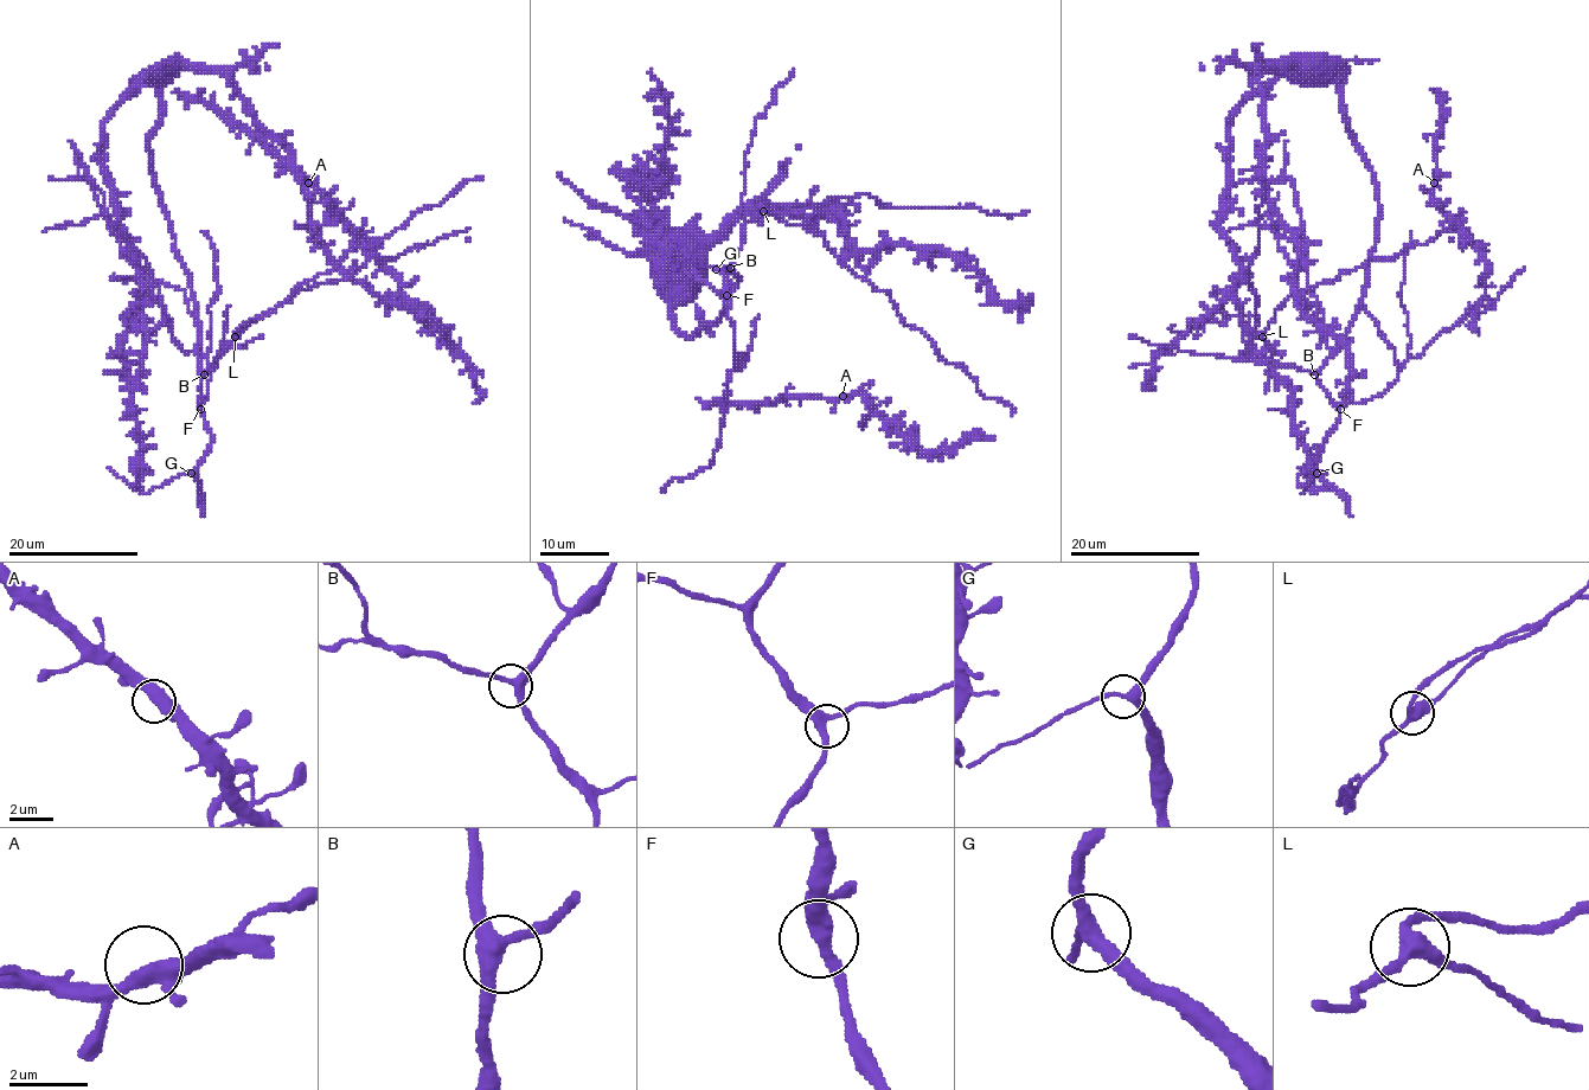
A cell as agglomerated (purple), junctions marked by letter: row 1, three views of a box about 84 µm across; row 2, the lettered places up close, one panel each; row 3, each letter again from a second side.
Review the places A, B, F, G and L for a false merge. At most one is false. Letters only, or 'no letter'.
no letter

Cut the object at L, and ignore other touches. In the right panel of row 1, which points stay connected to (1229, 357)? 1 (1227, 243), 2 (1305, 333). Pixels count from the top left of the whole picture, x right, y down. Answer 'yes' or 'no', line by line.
1: yes
2: yes

